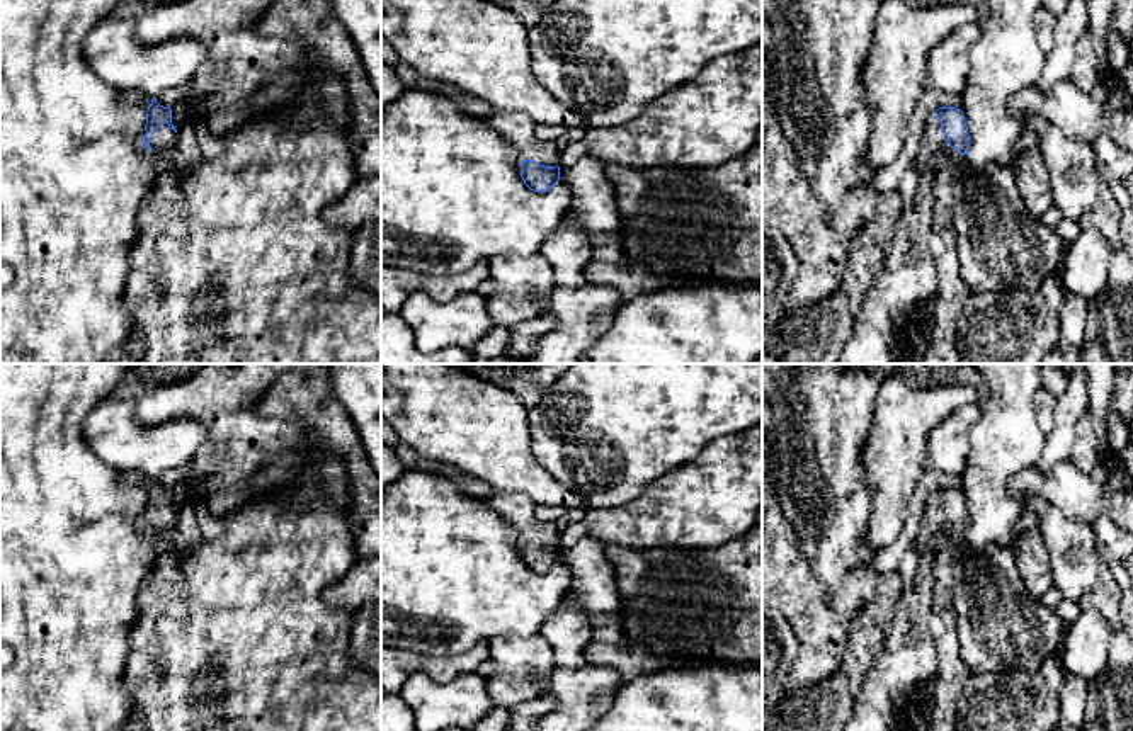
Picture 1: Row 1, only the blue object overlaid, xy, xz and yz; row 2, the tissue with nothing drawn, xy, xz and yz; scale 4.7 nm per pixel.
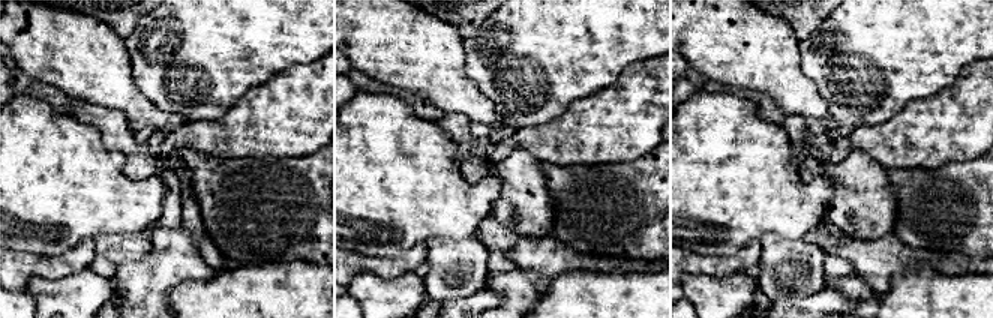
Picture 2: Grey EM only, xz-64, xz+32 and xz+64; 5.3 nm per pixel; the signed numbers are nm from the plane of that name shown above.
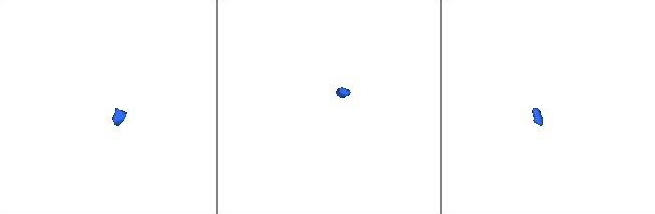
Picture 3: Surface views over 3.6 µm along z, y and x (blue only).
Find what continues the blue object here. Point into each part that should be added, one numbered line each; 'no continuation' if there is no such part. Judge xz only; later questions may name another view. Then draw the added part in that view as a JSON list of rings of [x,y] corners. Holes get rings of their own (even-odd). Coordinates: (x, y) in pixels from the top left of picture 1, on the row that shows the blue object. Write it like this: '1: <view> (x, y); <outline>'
1: xz (518, 128); [[[495,110],[492,116],[483,117],[495,131],[498,131],[524,160],[544,167],[556,167],[560,151],[555,141],[539,141],[534,136],[536,122],[524,112]]]
2: xz (594, 209); [[[584,156],[570,168],[560,168],[558,184],[572,192],[563,224],[577,226],[589,235],[592,246],[597,245],[599,236],[611,236],[621,245],[623,221],[614,185],[601,158]]]

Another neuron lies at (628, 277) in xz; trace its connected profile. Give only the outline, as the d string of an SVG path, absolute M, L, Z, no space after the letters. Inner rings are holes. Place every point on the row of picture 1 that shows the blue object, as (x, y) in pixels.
M626 255L619 264L607 264L592 258L587 269L587 279L592 284L612 286L623 296L623 303L631 301L638 294L648 294L660 287L670 286L703 286L715 284L697 279L670 279L650 272L646 267L629 260Z

